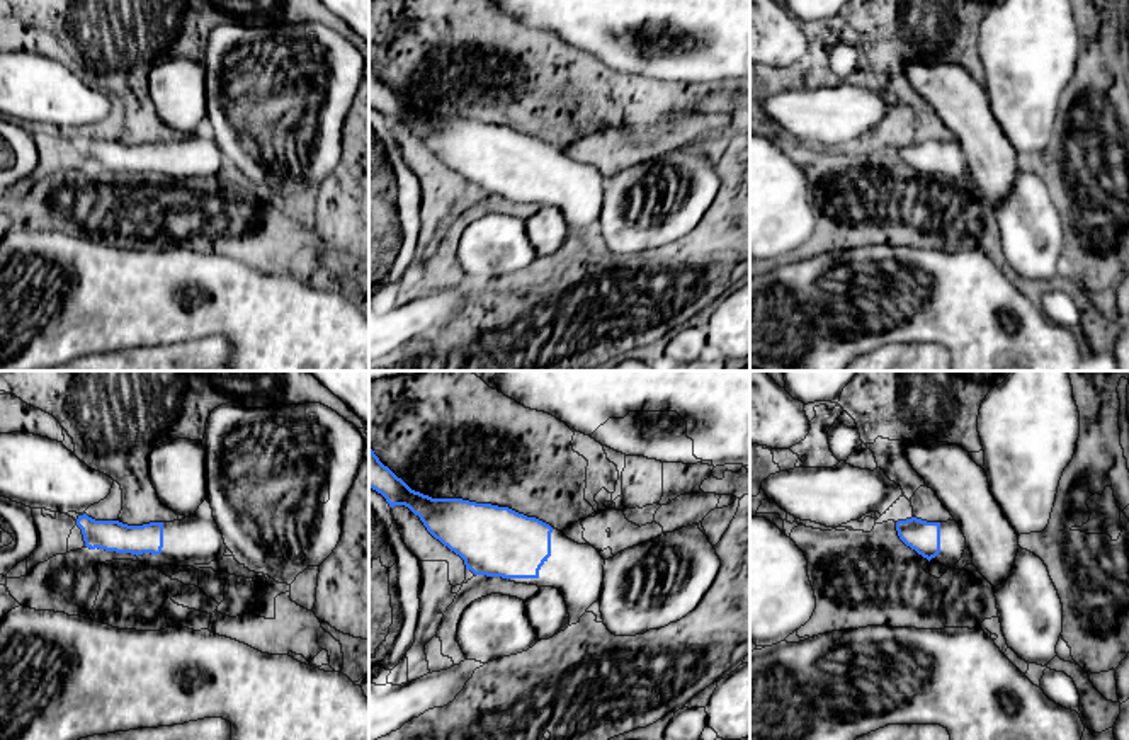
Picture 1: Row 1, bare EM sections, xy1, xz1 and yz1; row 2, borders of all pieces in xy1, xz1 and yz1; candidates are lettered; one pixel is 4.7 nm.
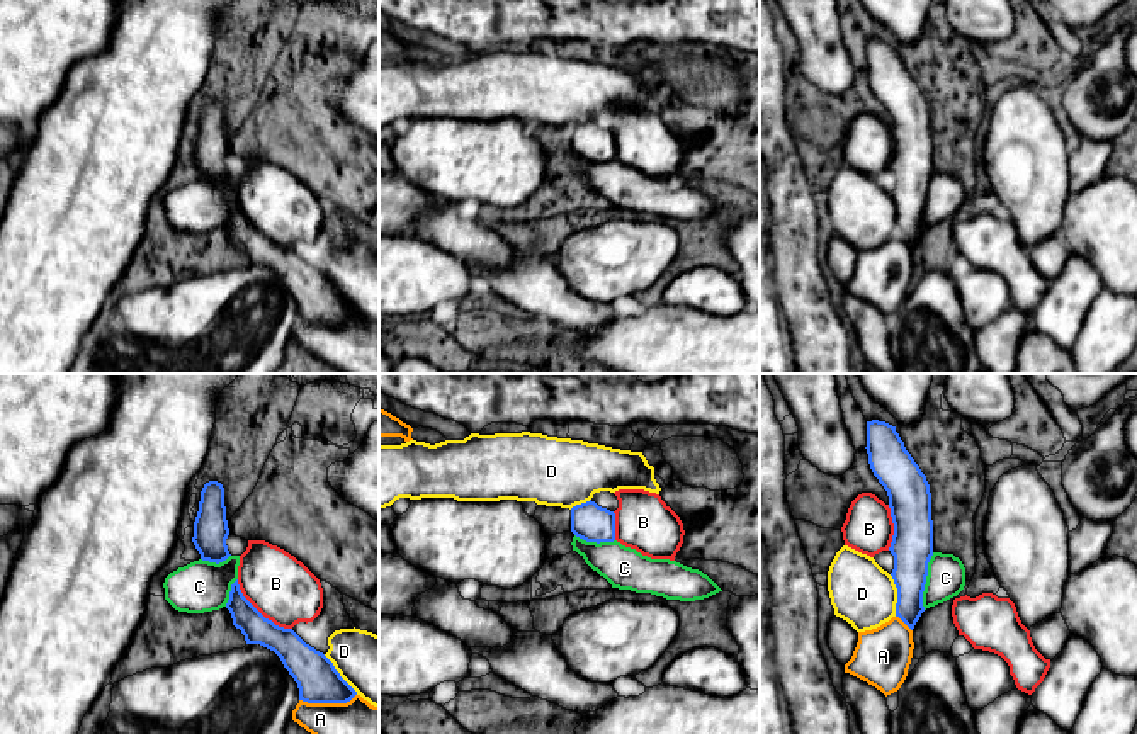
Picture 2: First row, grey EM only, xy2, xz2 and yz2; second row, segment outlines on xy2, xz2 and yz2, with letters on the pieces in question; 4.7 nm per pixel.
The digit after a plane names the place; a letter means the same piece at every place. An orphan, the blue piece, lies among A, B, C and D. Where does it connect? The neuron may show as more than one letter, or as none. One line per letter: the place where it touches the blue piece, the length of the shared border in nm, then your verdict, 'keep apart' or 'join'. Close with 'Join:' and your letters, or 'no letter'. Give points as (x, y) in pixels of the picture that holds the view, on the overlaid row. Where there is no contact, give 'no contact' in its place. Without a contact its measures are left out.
A: contact xy2 (327, 702); length 280 nm; keep apart
B: contact xy2 (259, 612); length 360 nm; keep apart
C: contact yz2 (925, 581); length 280 nm; keep apart
D: contact yz2 (898, 595); length 200 nm; keep apart
Join: no letter

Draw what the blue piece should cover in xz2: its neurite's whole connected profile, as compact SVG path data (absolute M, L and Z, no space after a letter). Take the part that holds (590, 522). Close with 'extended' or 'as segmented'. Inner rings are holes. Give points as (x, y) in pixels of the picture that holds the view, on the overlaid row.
M586 501L571 508L571 532L586 542L615 540L615 513Z; as segmented

